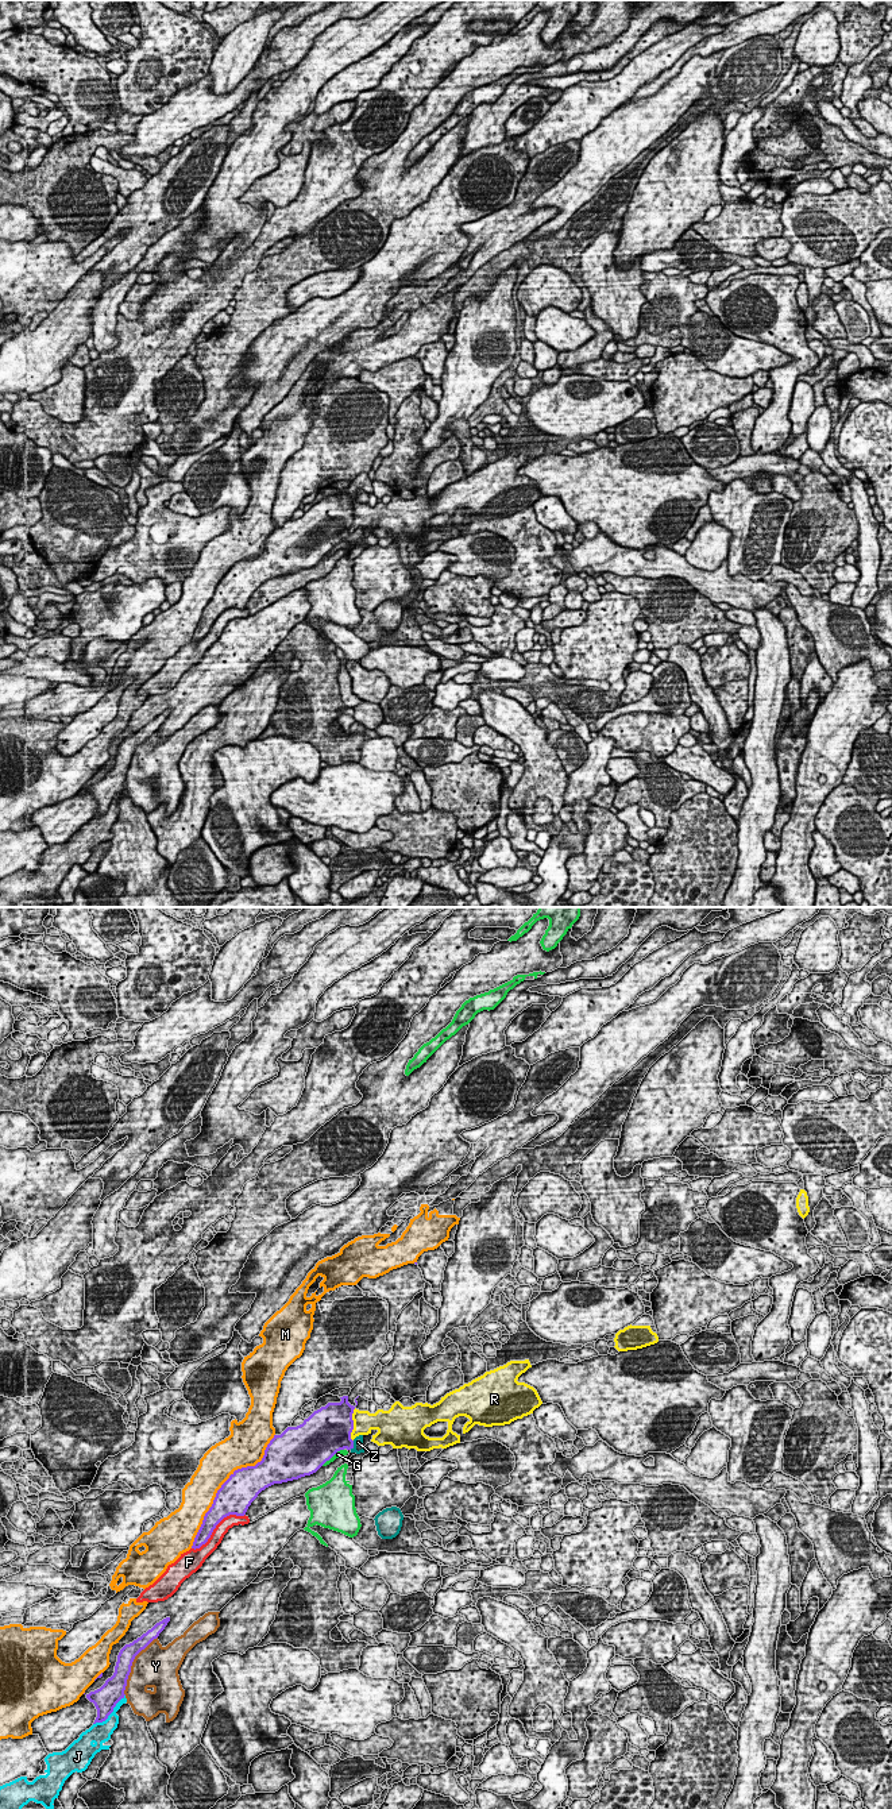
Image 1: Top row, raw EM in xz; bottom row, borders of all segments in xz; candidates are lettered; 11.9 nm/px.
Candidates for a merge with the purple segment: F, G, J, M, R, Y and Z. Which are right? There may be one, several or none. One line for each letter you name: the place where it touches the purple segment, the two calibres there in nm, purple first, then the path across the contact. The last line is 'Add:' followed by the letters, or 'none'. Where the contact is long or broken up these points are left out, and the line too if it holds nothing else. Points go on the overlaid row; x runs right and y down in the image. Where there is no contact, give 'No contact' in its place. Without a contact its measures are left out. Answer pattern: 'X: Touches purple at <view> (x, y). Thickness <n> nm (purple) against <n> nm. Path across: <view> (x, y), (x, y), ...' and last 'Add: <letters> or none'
Z: Touches purple at xz (352, 1445). Thickness 380 nm (purple) against 130 nm. Path across: xz (335, 1434), (352, 1445), (358, 1442)
Add: Z

